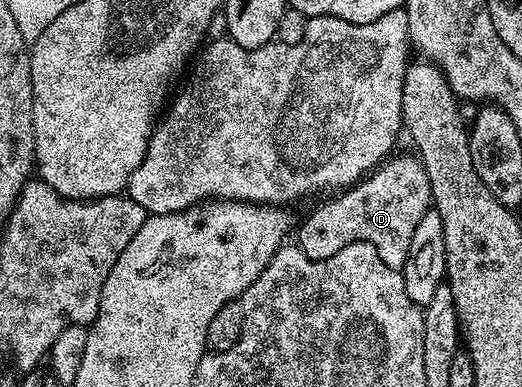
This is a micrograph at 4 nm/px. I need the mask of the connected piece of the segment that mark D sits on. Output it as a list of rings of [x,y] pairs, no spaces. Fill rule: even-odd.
[[[392,154],[379,166],[372,169],[359,182],[351,185],[347,190],[341,191],[333,200],[325,202],[321,208],[316,208],[304,221],[299,221],[300,240],[298,246],[311,260],[325,260],[334,258],[338,250],[355,244],[372,244],[382,254],[382,262],[386,266],[397,270],[403,269],[406,262],[406,254],[410,254],[410,238],[414,238],[414,229],[422,220],[422,214],[426,214],[432,208],[432,191],[430,190],[430,178],[426,178],[426,170],[422,162],[415,155],[396,156]]]

